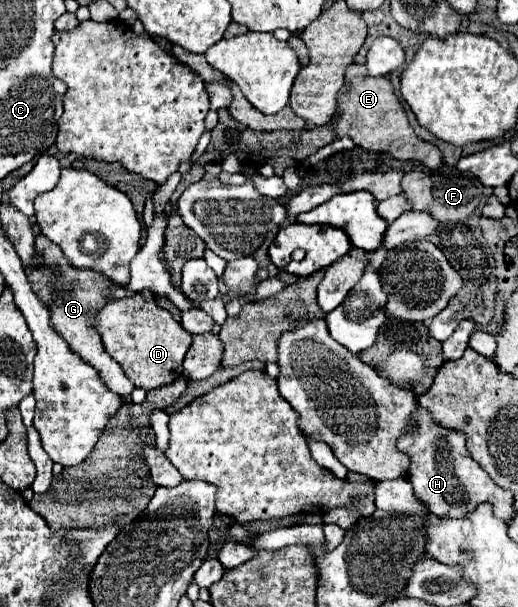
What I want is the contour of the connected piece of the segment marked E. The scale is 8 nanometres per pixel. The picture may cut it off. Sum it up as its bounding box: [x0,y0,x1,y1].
[336,65,442,169]

